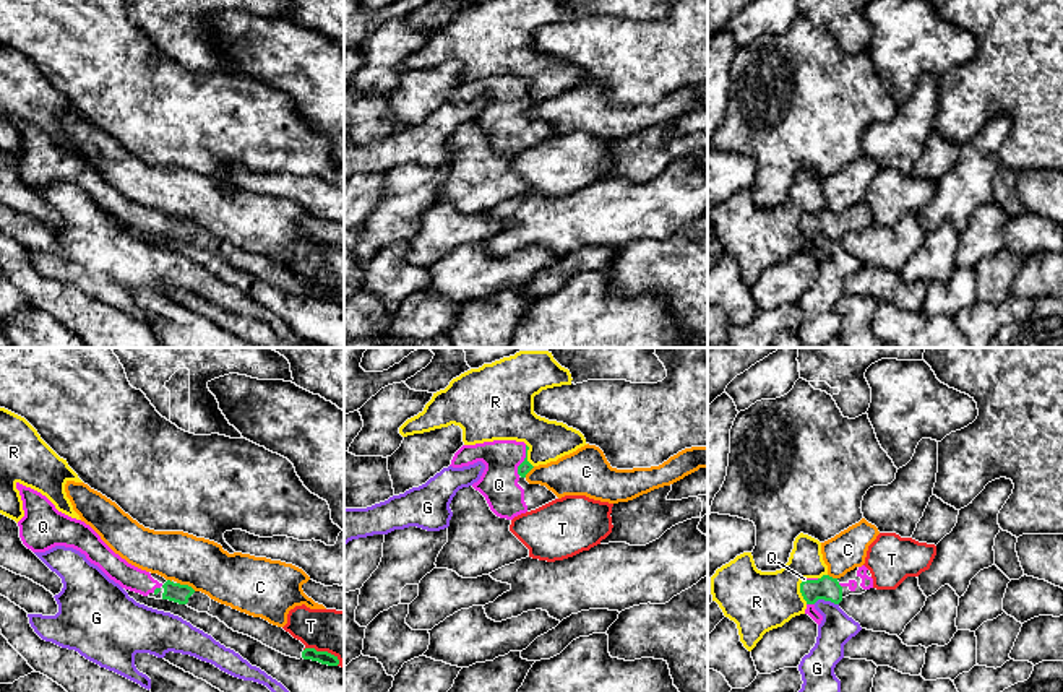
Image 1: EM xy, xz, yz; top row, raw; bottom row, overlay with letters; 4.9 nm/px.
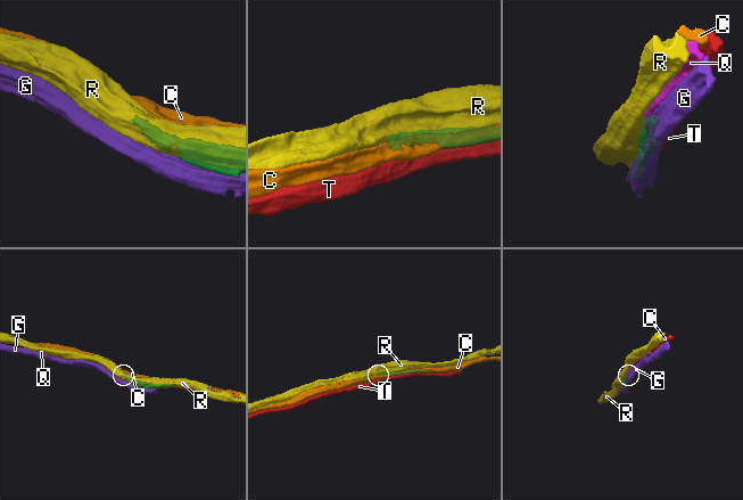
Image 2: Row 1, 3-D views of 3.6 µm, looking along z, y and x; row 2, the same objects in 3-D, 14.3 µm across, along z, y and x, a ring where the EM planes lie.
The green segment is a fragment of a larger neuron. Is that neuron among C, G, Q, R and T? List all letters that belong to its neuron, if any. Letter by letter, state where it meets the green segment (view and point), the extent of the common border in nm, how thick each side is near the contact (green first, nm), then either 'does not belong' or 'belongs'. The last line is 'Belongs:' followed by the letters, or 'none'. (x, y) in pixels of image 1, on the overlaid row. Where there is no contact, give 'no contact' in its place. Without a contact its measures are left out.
C: xy (187, 585) | 100 nm | 100/260 nm | does not belong
G: yz (826, 600) | 130 nm | 120/170 nm | does not belong
Q: xz (525, 460) | 160 nm | 60/190 nm | belongs
R: yz (800, 592) | 130 nm | 120/300 nm | does not belong
T: xy (323, 652) | 200 nm | 60/220 nm | does not belong
Belongs: Q

